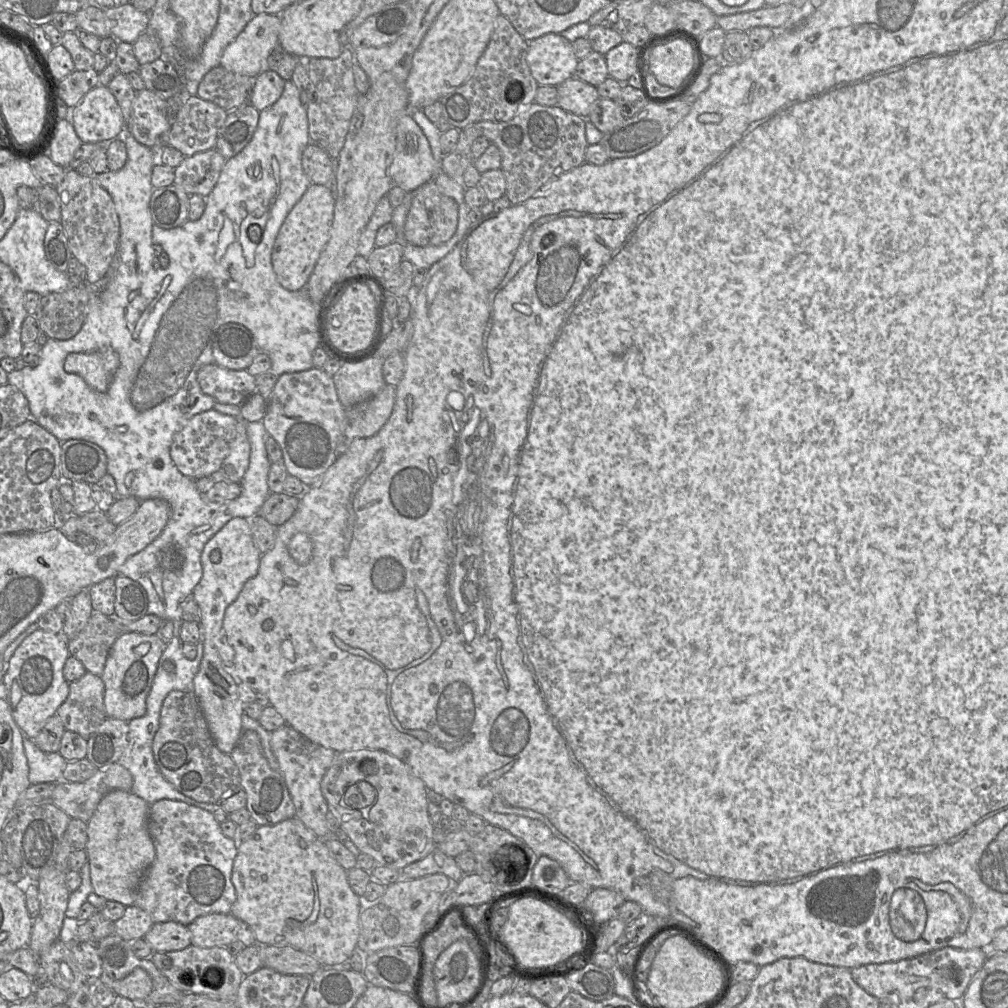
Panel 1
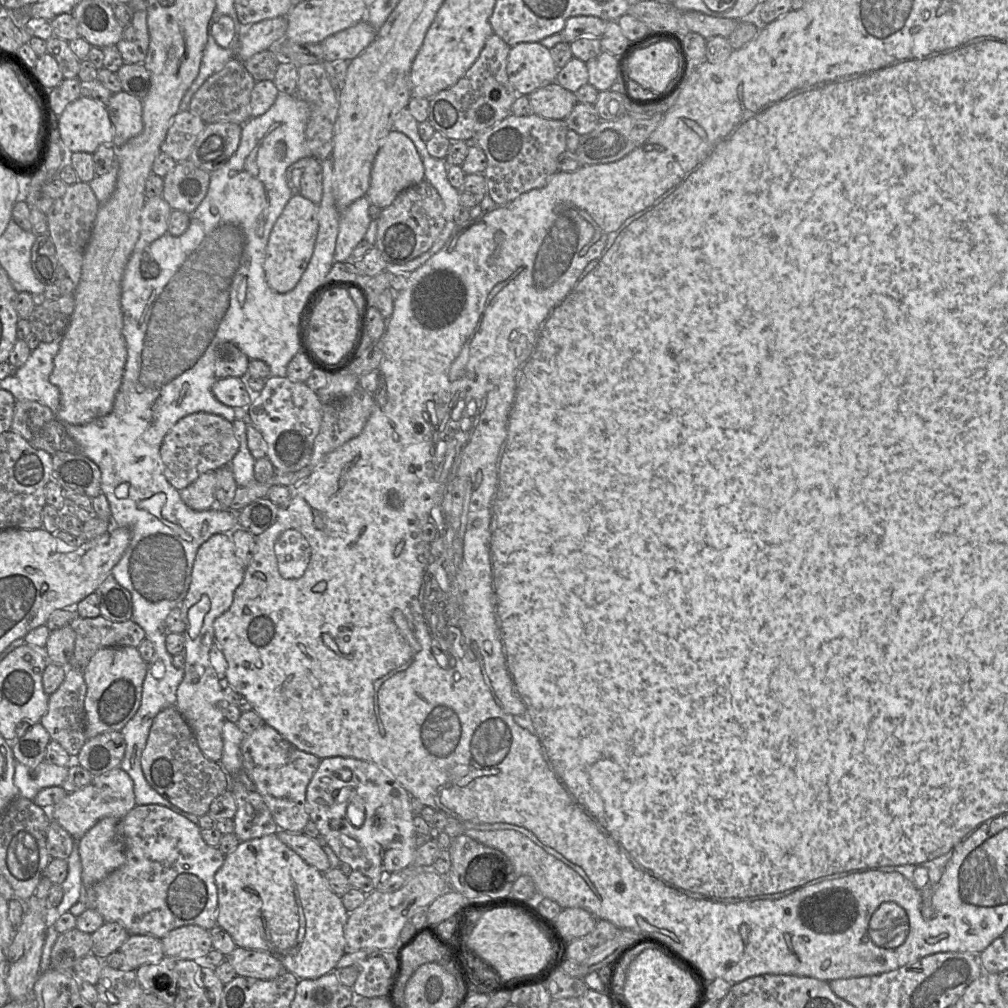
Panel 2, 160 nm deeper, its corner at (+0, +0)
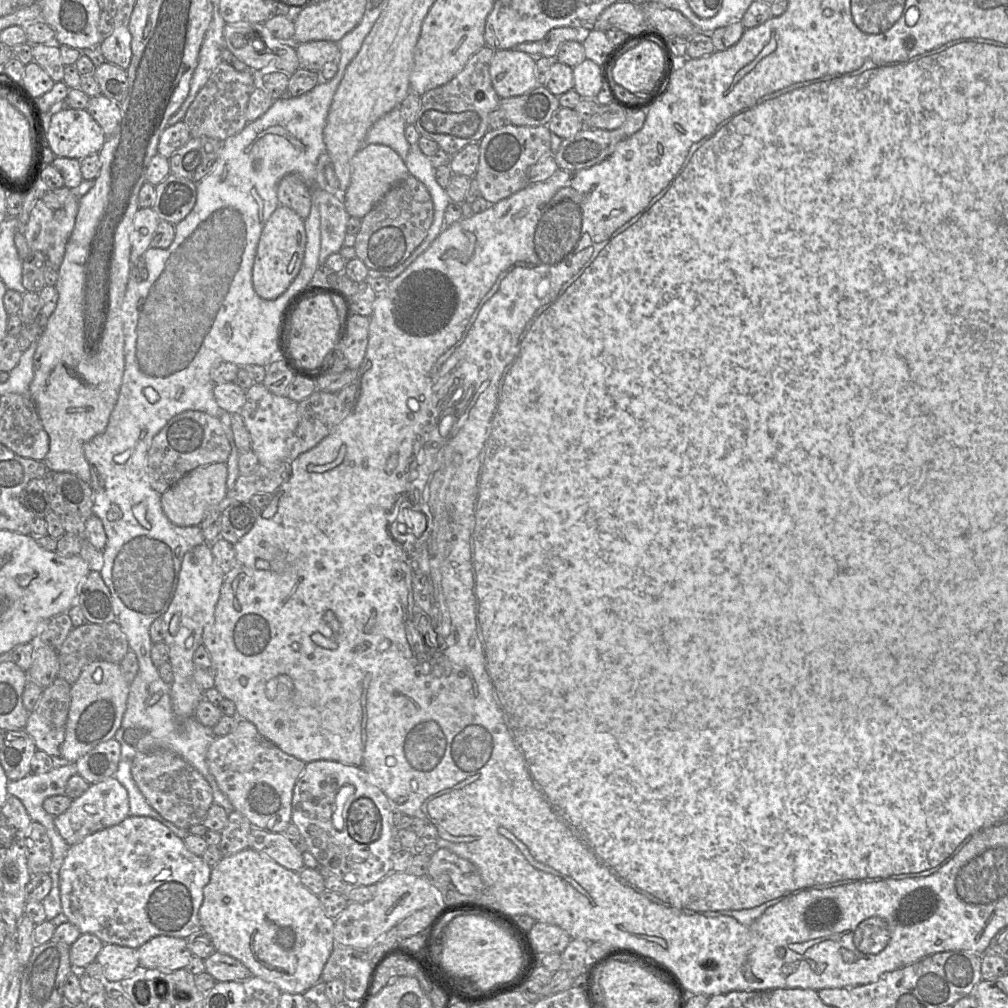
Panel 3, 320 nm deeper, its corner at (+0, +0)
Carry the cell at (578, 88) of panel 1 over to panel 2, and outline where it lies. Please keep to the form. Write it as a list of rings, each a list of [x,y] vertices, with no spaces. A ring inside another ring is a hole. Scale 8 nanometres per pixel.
[[[556,81],[528,94],[532,113],[548,119],[564,120],[577,104],[574,92]]]

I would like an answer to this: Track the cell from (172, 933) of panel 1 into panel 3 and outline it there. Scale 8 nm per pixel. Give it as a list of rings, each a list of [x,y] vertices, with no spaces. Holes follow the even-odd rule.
[[[104,944],[96,958],[103,970],[102,979],[107,986],[116,986],[140,968],[135,948]]]

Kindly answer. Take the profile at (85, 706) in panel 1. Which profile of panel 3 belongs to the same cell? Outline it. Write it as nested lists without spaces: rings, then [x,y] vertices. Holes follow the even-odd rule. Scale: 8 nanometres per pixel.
[[[57,677],[55,681],[43,690],[35,709],[28,715],[24,730],[33,739],[36,749],[53,758],[60,758],[60,746],[65,737],[66,723],[71,701],[71,685]]]

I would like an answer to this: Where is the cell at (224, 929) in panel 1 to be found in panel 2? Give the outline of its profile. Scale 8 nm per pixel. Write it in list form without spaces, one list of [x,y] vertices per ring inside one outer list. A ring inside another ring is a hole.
[[[197,925],[178,927],[161,940],[165,956],[182,960],[202,958],[213,949],[209,930]]]

